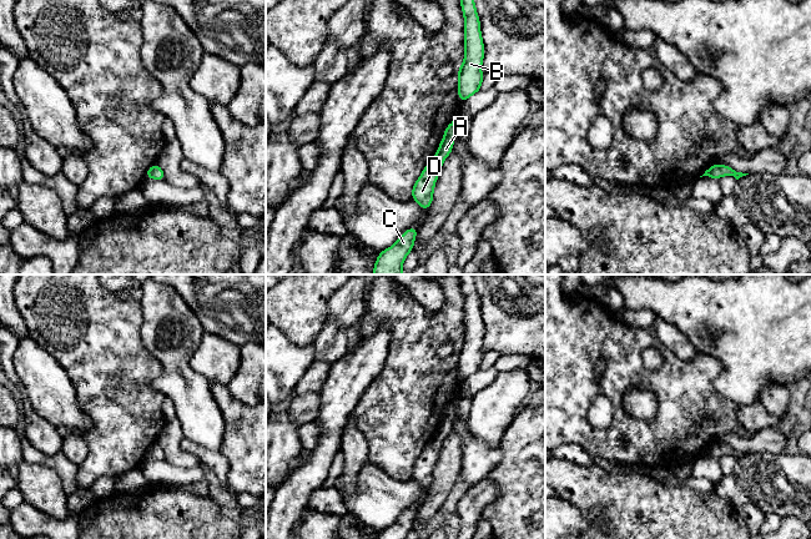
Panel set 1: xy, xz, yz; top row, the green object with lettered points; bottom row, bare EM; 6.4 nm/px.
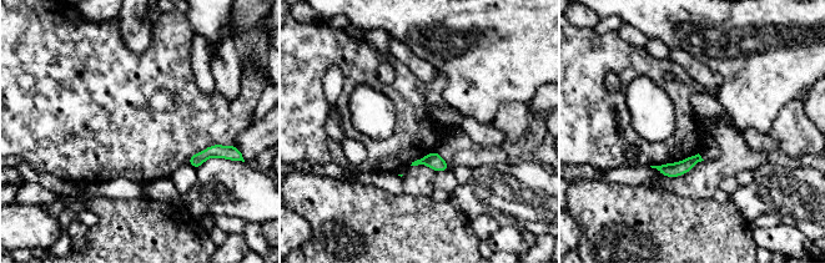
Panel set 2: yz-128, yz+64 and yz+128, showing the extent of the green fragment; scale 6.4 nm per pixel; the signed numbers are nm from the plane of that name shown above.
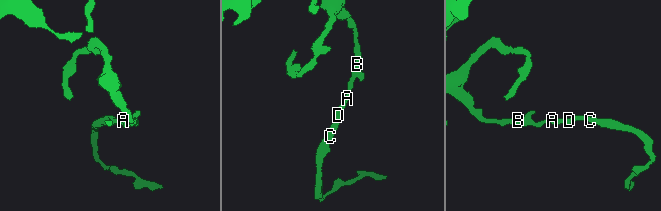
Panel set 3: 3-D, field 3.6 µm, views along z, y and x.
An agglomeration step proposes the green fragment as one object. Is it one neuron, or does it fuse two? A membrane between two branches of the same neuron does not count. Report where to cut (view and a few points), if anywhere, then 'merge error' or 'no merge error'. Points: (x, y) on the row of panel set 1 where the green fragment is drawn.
no cut; no merge error

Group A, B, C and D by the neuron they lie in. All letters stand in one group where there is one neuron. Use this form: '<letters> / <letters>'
A B C D

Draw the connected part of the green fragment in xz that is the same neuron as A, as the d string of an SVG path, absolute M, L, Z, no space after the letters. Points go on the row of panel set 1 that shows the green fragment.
M459 116L447 126L433 161L425 166L413 186L412 198L420 205L422 210L428 210L430 207L433 201L433 188L438 178L438 173L444 158L452 153L453 142L455 140L455 129L460 121L462 117Z

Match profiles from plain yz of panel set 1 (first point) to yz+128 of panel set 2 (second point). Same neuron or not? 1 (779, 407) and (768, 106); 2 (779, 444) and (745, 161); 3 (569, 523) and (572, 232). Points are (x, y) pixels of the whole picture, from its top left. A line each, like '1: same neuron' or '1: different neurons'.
1: different neurons
2: same neuron
3: same neuron

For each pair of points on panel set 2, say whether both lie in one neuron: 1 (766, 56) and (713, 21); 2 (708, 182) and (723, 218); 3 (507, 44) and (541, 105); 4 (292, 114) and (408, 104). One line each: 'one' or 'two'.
1: one
2: two
3: two
4: one

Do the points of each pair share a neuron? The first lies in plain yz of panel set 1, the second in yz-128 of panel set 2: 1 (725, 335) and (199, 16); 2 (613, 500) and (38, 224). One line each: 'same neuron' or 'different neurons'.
1: same neuron
2: different neurons

